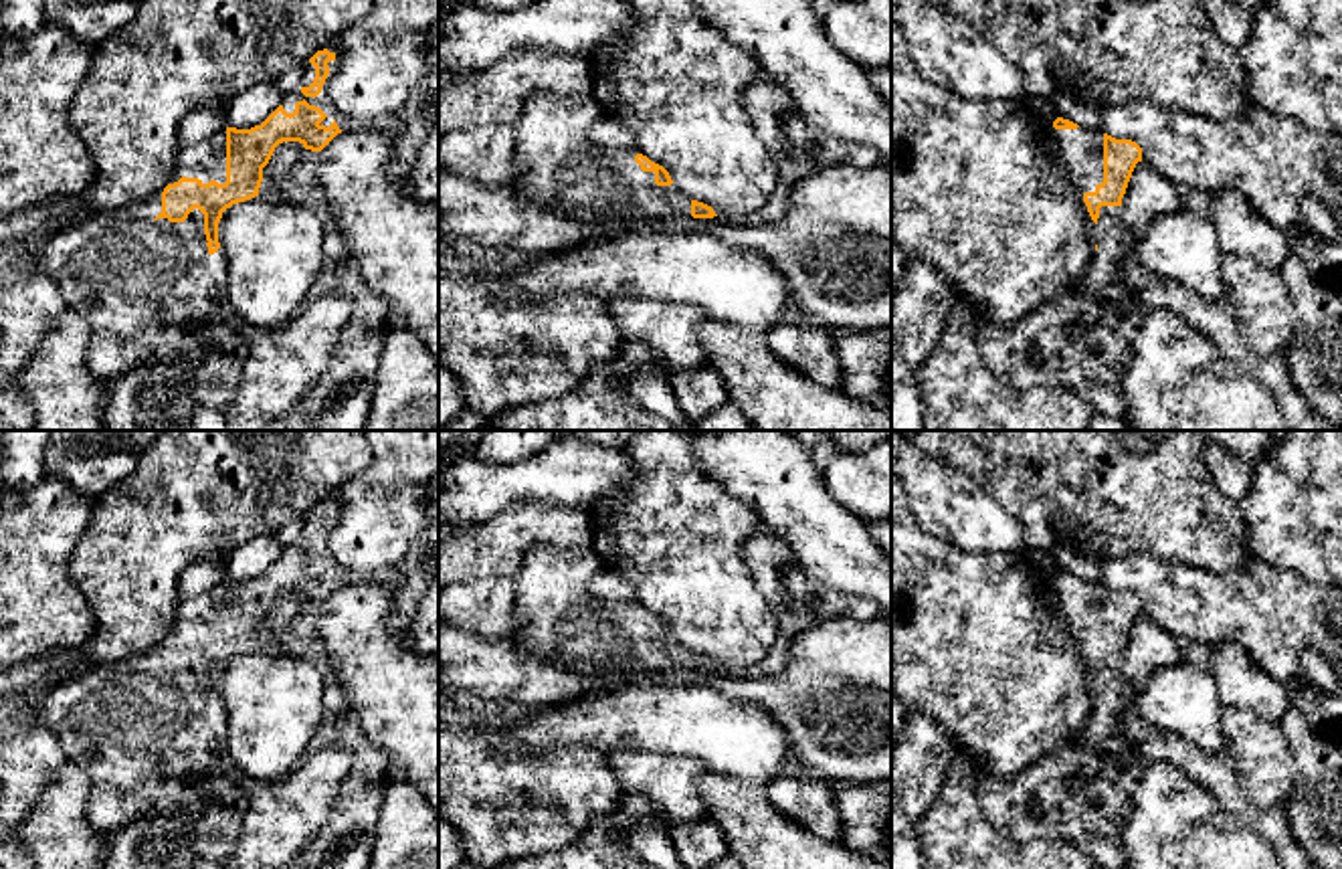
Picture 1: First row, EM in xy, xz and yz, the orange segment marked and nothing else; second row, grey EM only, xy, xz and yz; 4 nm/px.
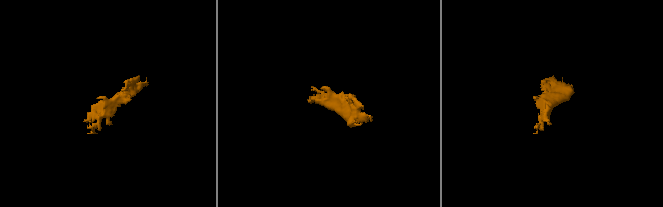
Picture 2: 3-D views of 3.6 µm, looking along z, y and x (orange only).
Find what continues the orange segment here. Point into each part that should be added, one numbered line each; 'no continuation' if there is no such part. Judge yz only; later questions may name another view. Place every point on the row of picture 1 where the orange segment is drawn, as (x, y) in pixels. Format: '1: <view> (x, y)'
1: yz (1082, 150)
2: yz (1080, 342)

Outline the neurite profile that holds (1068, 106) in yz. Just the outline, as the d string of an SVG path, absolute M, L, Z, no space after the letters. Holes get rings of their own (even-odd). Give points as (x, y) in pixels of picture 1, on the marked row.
M1057 89L1053 103L1057 117L1069 119L1085 129L1101 129L1101 109L1085 103L1069 91Z

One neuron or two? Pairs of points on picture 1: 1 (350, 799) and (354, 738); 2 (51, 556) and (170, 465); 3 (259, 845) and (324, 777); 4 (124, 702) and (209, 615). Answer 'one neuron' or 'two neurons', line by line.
1: one neuron
2: two neurons
3: one neuron
4: one neuron

